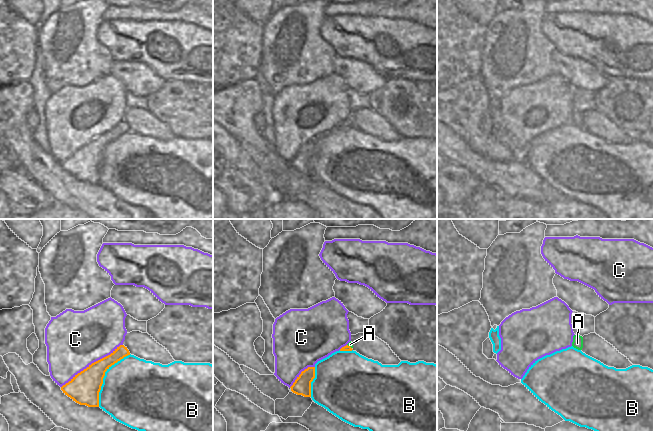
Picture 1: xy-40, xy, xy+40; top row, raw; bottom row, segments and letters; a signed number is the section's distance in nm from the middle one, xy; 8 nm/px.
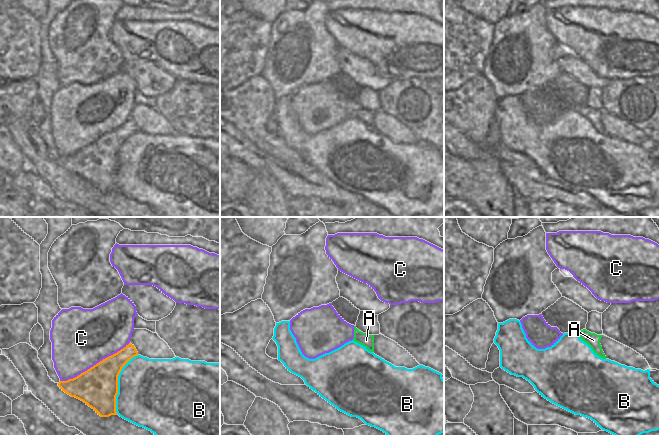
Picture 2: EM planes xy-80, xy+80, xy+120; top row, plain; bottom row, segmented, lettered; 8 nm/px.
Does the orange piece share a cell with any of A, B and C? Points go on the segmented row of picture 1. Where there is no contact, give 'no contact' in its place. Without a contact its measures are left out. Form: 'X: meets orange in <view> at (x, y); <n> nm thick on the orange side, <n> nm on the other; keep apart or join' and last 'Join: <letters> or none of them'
A: meets orange in xy at (349, 346); 50 nm thick on the orange side, 40 nm on the other; join
B: meets orange in xy-40 at (103, 377); 240 nm thick on the orange side, 480 nm on the other; keep apart
C: meets orange in xy-40 at (92, 363); 240 nm thick on the orange side, 460 nm on the other; keep apart
Join: A

